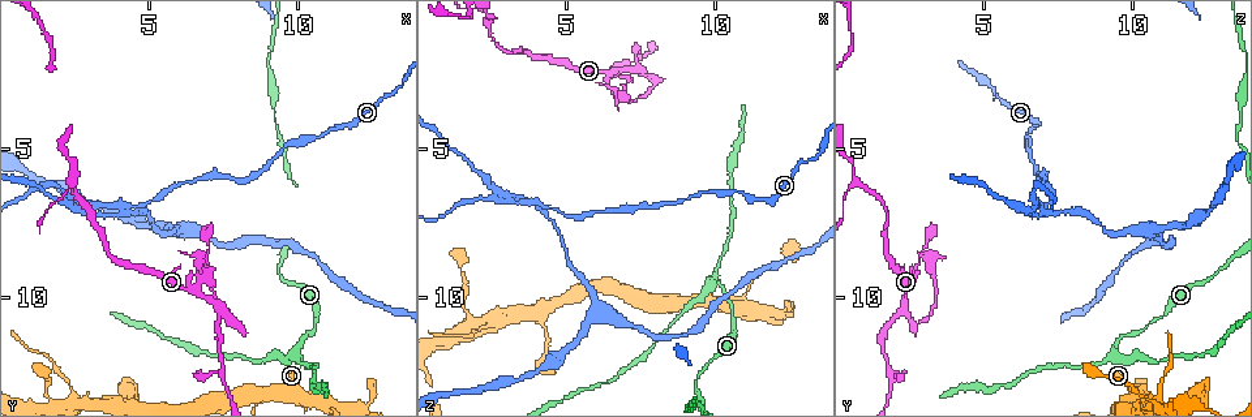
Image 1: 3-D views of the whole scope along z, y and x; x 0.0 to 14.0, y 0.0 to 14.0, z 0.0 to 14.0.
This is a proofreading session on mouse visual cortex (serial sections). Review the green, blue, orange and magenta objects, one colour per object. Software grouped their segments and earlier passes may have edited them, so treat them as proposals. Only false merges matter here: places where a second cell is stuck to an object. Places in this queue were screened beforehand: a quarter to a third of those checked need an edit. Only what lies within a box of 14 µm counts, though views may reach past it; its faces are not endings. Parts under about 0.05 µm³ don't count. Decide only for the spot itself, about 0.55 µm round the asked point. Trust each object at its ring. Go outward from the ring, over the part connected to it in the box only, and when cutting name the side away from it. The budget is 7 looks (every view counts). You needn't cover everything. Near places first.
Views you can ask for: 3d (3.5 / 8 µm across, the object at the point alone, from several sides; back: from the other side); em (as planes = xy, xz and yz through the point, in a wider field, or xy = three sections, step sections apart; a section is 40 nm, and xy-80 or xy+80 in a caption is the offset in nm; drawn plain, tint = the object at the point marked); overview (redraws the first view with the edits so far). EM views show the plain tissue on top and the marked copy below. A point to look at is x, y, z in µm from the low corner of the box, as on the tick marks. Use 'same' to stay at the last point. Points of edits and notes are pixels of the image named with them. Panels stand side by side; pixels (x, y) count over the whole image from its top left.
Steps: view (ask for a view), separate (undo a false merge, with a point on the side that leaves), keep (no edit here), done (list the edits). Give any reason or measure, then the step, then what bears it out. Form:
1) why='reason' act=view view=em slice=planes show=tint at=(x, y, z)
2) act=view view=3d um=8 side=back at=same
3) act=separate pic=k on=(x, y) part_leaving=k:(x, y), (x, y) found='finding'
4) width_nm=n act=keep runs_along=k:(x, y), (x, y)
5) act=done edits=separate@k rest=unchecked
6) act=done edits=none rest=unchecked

why='branch point' act=view view=3d um=3.5 at=(10.0, 11.7, 9.3)

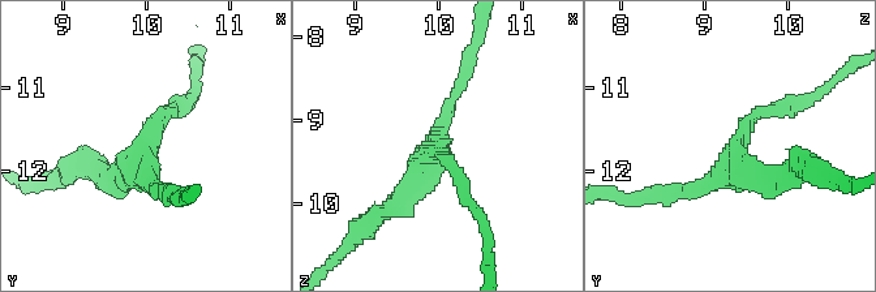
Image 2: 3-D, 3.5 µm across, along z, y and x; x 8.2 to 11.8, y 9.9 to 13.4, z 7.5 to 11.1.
act=view view=em slice=xy step=5 show=tint at=(9.95, 11.80, 9.40)

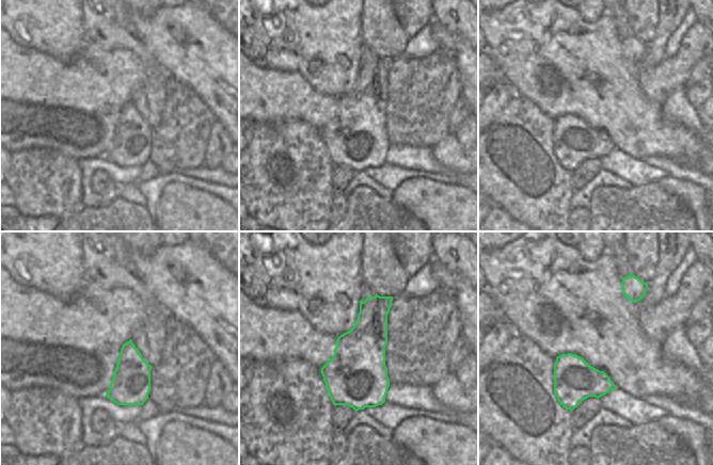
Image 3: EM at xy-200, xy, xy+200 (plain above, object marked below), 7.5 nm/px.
why='another direction' act=view view=em slice=xy step=2 show=tint at=same

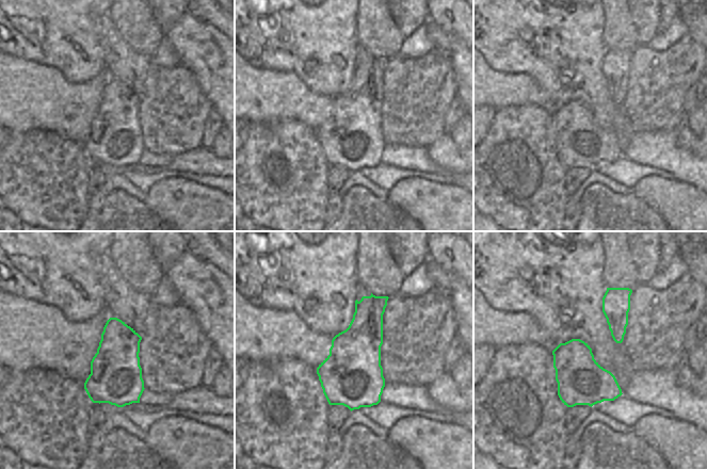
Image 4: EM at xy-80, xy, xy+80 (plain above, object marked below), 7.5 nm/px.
arms=3 act=keep runs_along=2:(175, 104), (123, 180), (98, 168) found='one cell here'

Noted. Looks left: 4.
why='three arms meet' act=view view=3d um=3.5 at=(7.3, 10.5, 2.4)

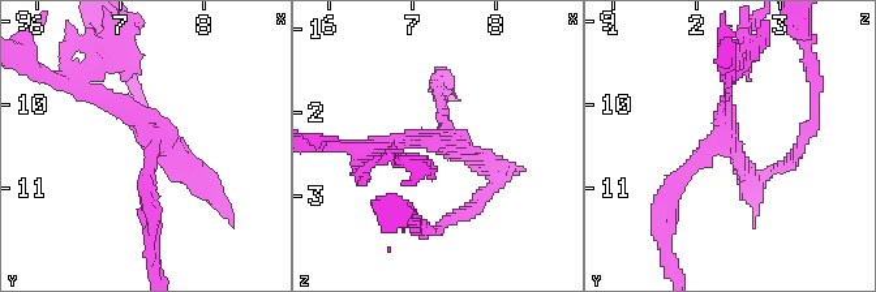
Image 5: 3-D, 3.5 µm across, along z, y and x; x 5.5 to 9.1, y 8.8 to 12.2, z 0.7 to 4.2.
act=view view=em slice=xy step=2 show=tint at=(7.35, 10.40, 2.35)

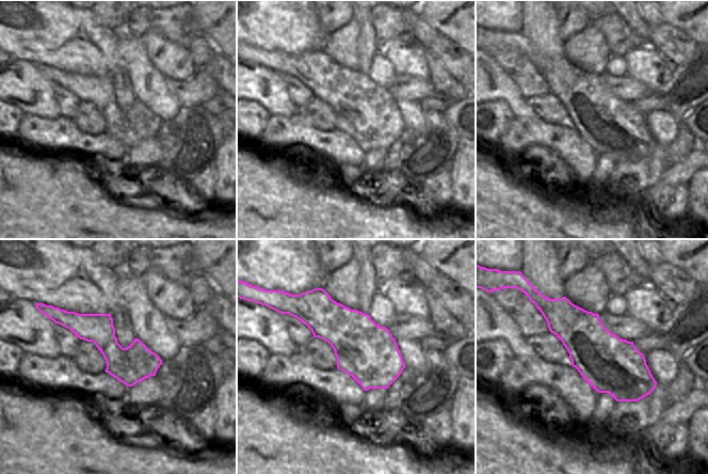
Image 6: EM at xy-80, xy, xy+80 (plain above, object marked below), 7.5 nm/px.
width_nm=440 act=separate pic=5 on=(675, 189) part_leaving=5:(701, 157), (665, 209), (678, 273) found='two cells meet here'

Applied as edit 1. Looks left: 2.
act=done edits=separate@5 rest=unchecked

